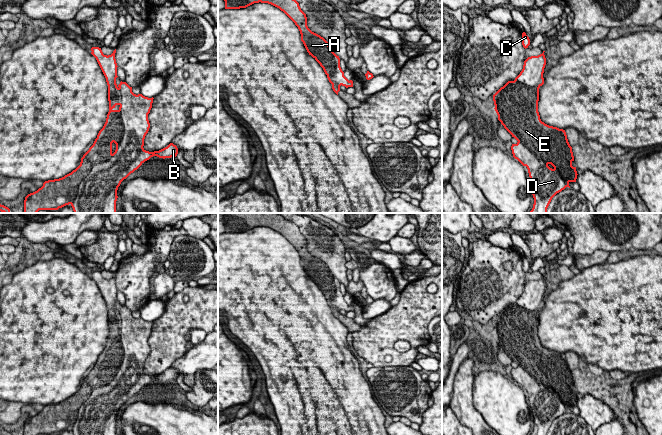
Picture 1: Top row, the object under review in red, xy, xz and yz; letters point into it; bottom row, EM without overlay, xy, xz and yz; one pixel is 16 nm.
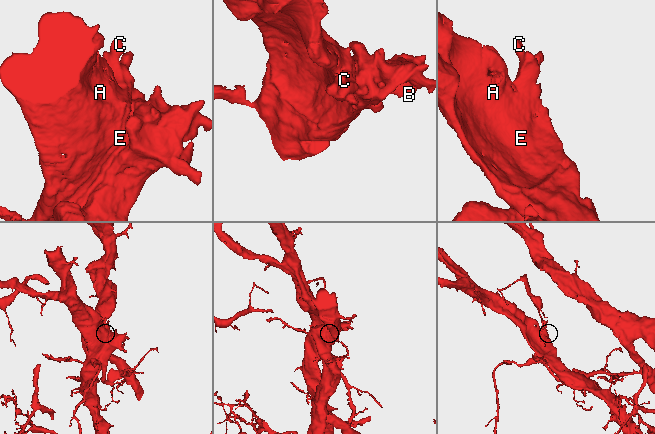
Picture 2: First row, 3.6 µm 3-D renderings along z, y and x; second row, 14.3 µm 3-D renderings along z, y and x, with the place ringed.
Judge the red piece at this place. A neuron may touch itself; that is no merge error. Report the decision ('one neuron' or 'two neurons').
two neurons

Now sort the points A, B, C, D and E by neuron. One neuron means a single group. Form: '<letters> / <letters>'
A E / B C D

